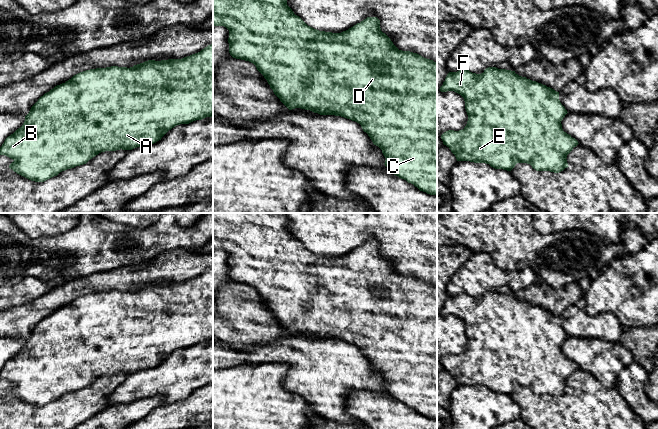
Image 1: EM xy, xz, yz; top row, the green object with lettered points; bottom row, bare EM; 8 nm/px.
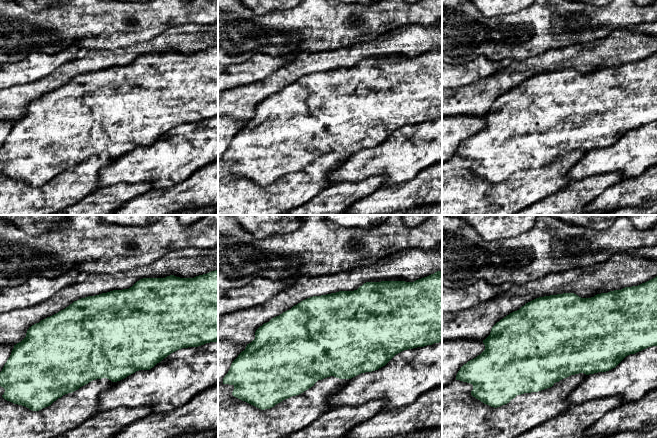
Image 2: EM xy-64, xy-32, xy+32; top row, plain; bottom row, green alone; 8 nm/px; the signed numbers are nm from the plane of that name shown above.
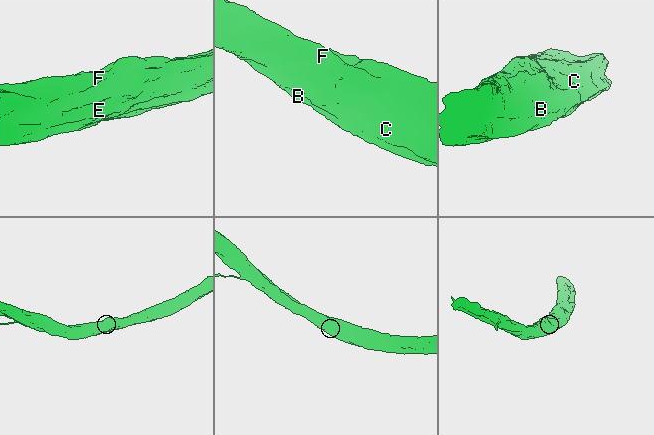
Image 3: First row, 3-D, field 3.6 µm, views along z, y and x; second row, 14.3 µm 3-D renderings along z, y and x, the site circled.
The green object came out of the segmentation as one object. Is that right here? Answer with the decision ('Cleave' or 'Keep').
Keep

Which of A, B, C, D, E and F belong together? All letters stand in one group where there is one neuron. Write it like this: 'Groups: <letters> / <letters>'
Groups: A B C D E F

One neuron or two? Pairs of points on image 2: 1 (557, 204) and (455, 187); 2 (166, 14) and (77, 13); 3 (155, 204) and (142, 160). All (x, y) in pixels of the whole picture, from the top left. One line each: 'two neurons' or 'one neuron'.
1: two neurons
2: one neuron
3: two neurons

